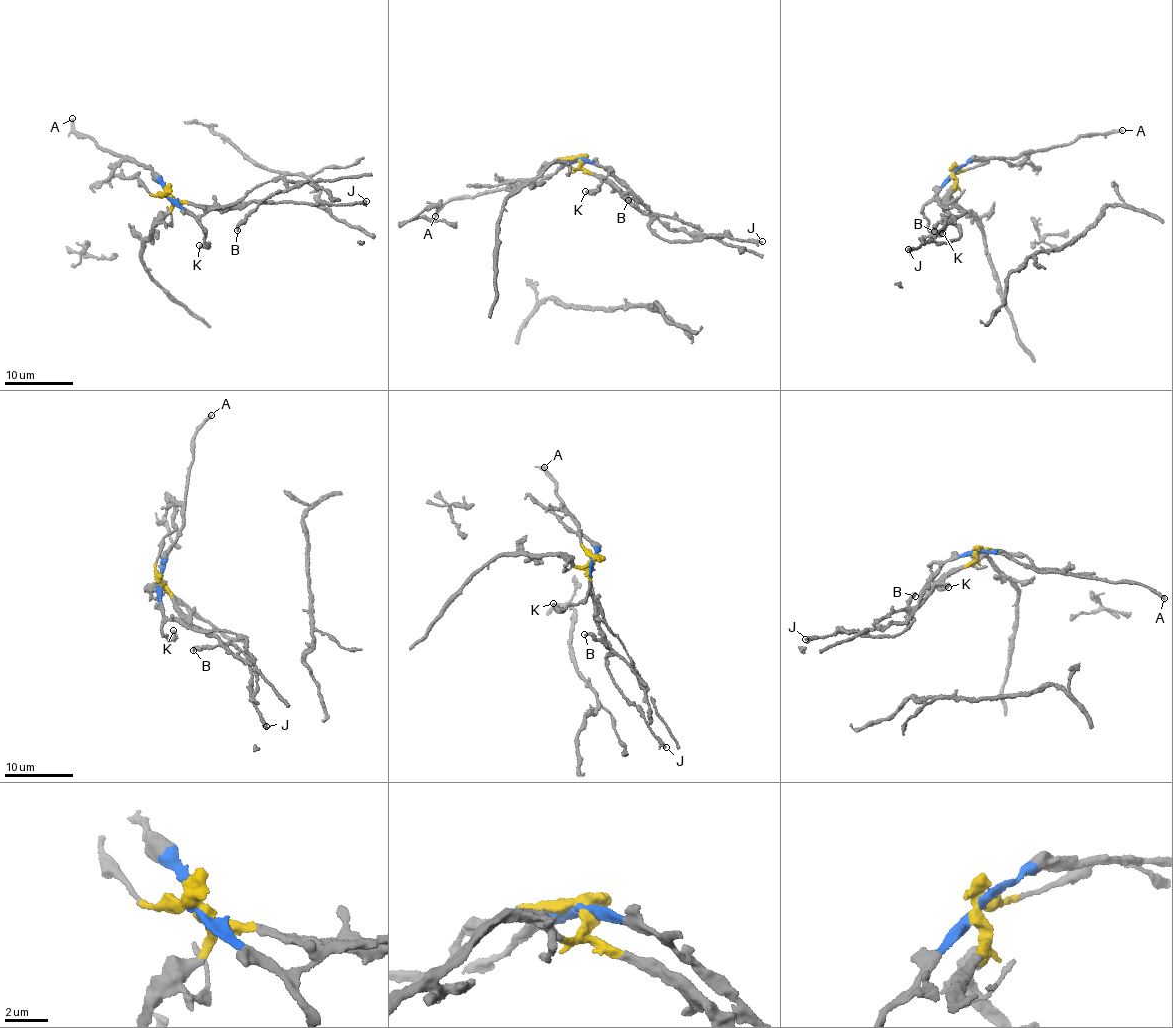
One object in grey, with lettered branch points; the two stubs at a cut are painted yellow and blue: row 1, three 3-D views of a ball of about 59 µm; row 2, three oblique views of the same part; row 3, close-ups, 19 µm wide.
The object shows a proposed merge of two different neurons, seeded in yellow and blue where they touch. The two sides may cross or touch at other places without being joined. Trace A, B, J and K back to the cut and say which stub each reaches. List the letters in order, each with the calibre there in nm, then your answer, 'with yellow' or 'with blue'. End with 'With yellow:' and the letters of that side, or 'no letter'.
A: 320 nm thick; with blue
B: 260 nm thick; with yellow
J: 200 nm thick; with yellow
K: 400 nm thick; with blue
With yellow: B, J

